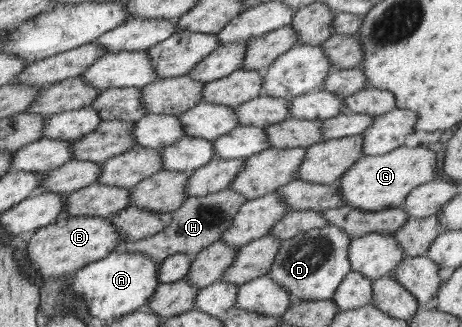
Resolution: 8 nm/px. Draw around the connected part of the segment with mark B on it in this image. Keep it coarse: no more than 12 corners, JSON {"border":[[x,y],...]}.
{"border":[[61,217],[28,236],[27,267],[66,277],[124,237],[108,217]]}

